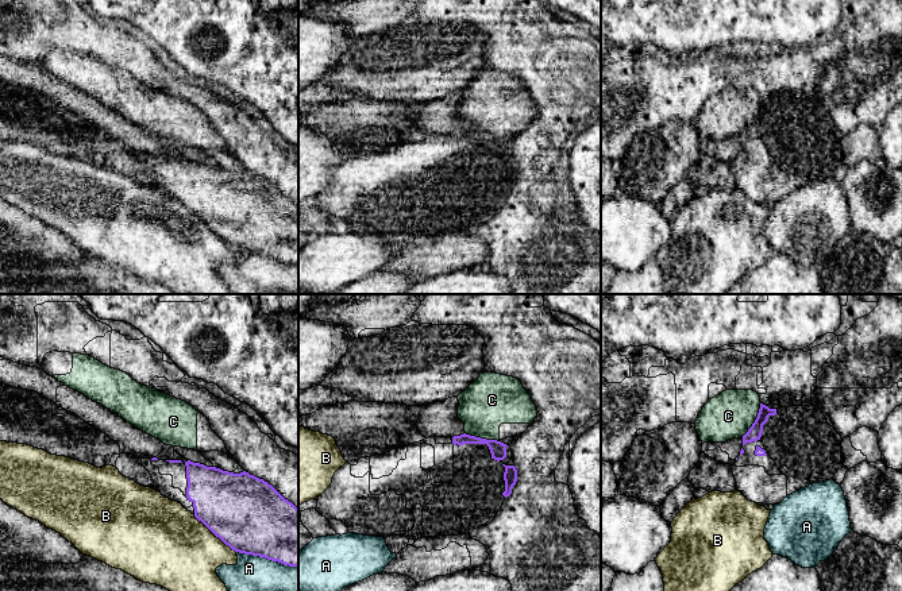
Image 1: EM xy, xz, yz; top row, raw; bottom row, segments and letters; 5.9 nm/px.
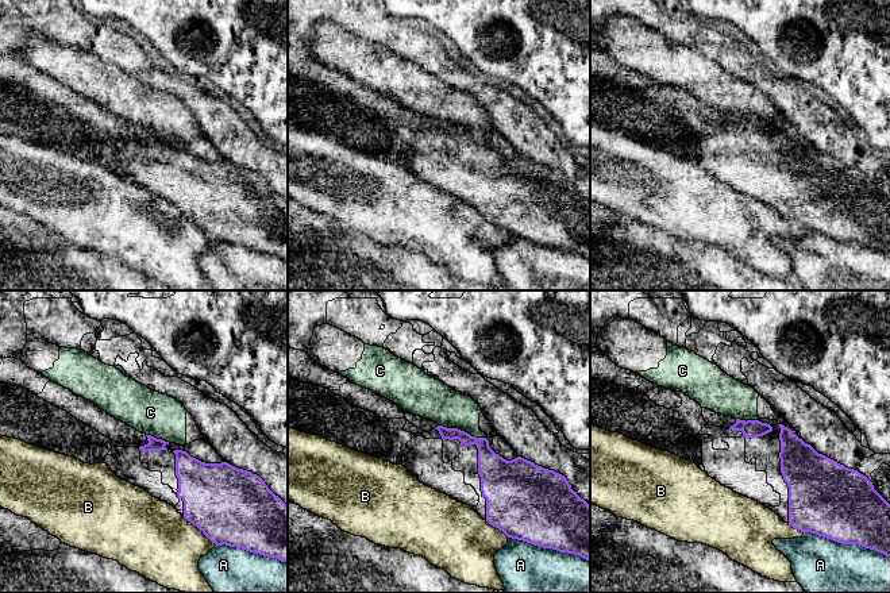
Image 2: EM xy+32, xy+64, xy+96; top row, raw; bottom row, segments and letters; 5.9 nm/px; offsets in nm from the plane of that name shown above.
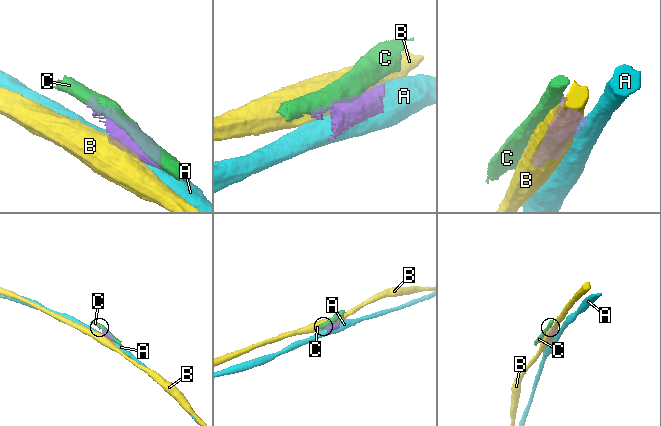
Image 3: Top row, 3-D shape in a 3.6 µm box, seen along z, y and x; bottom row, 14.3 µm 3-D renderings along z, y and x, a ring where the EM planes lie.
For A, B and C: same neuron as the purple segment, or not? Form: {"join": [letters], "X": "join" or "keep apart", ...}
{"join": [], "A": "keep apart", "B": "keep apart", "C": "keep apart"}

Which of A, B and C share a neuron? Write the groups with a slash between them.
A / B / C

